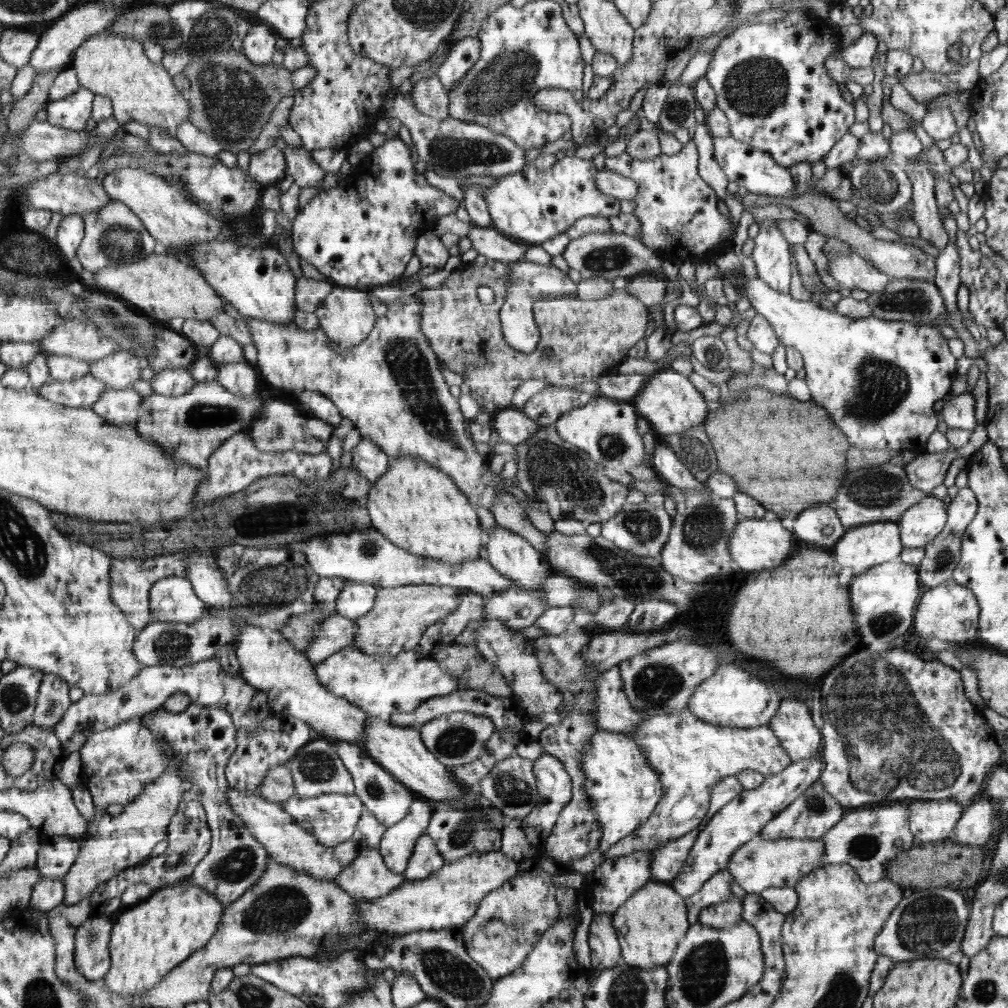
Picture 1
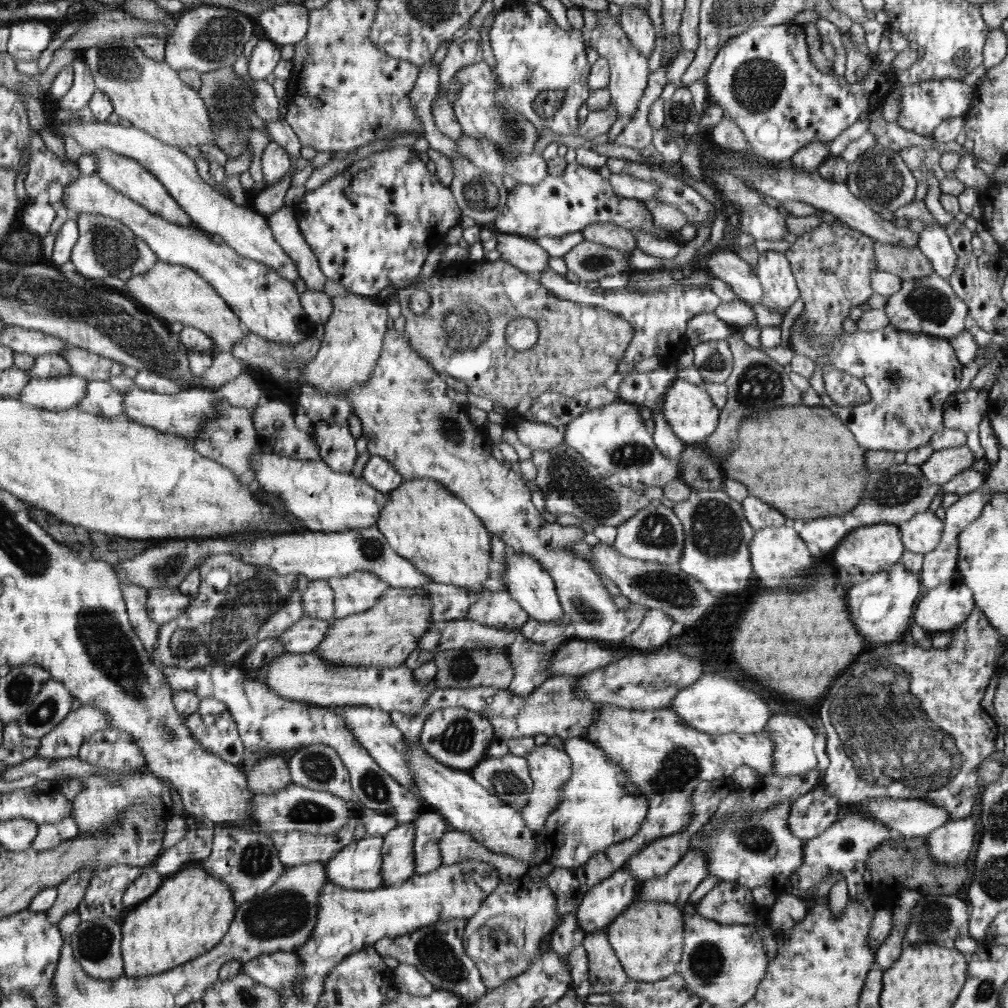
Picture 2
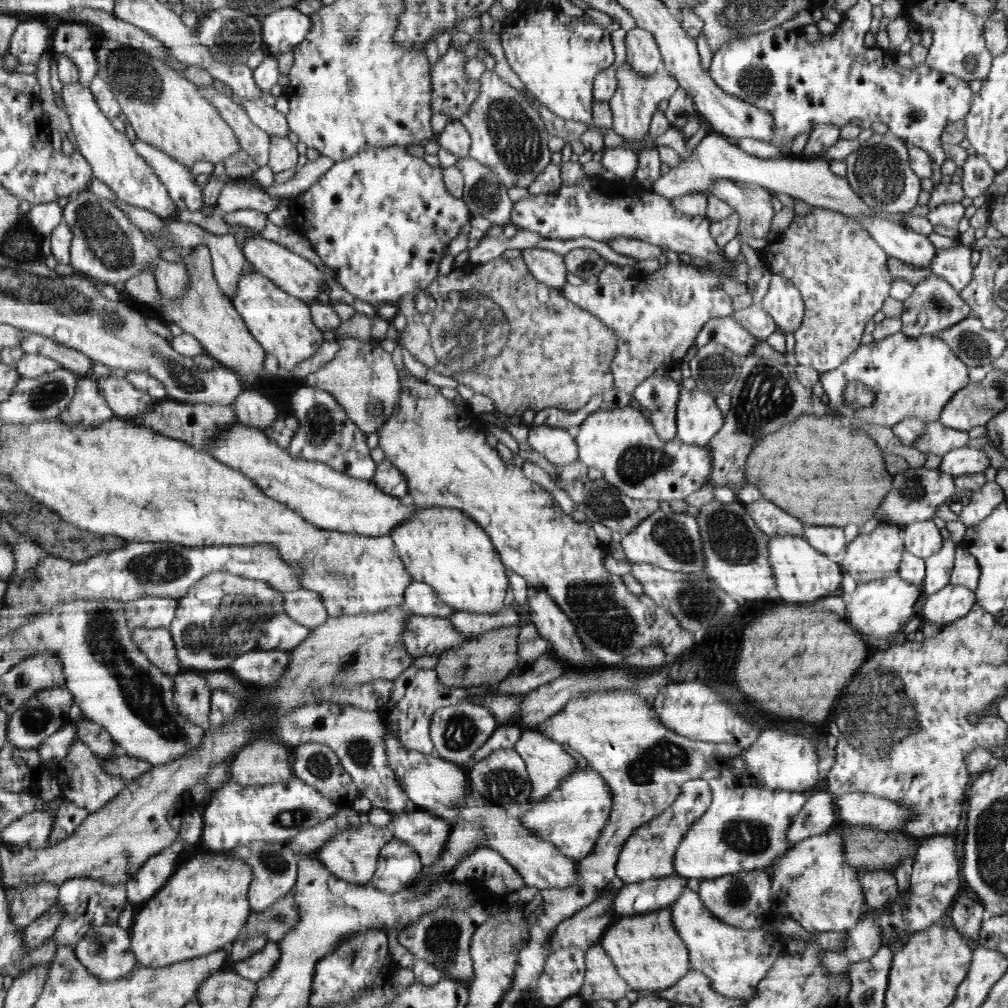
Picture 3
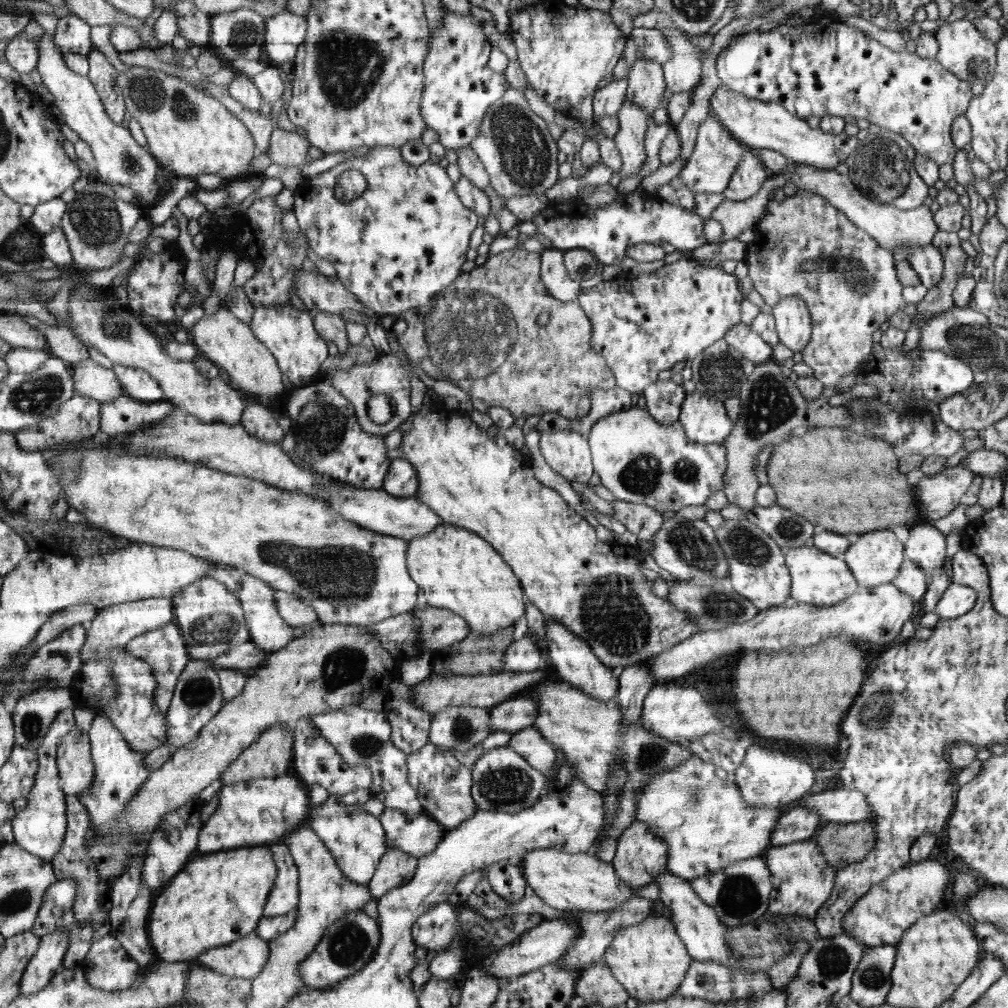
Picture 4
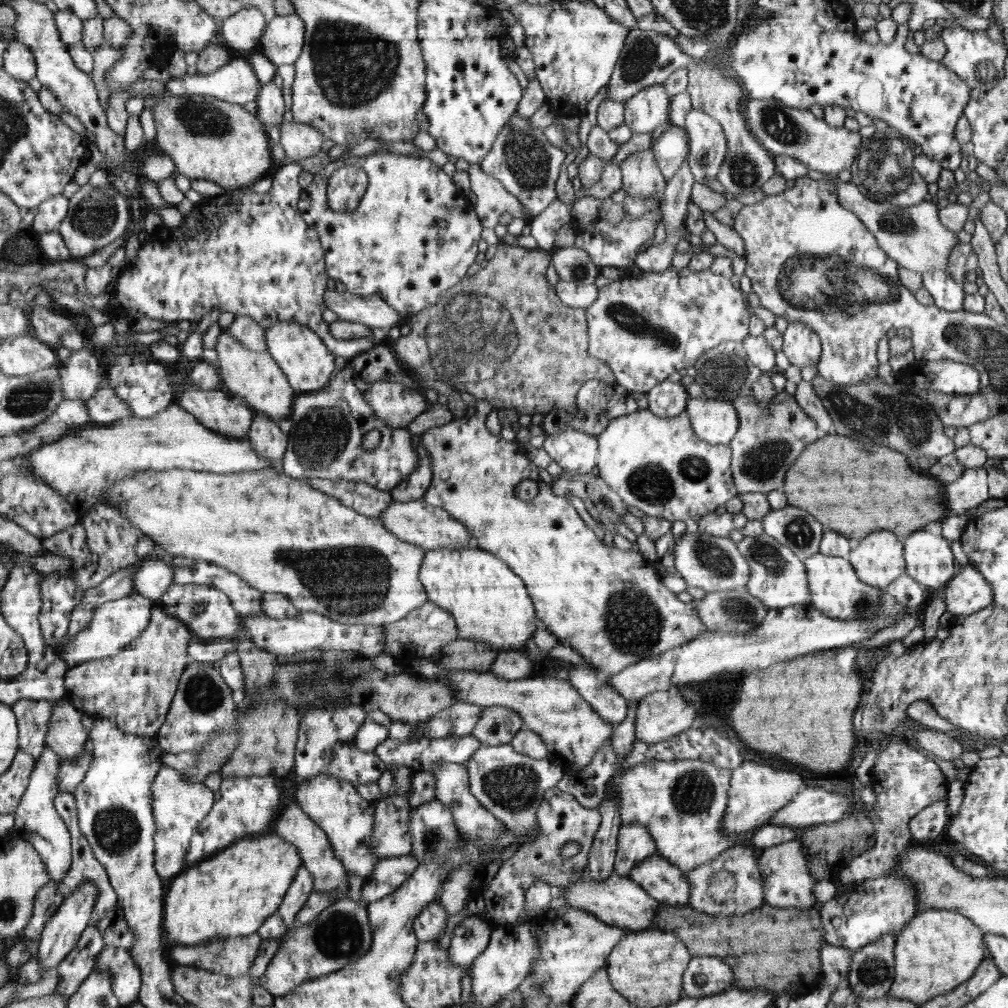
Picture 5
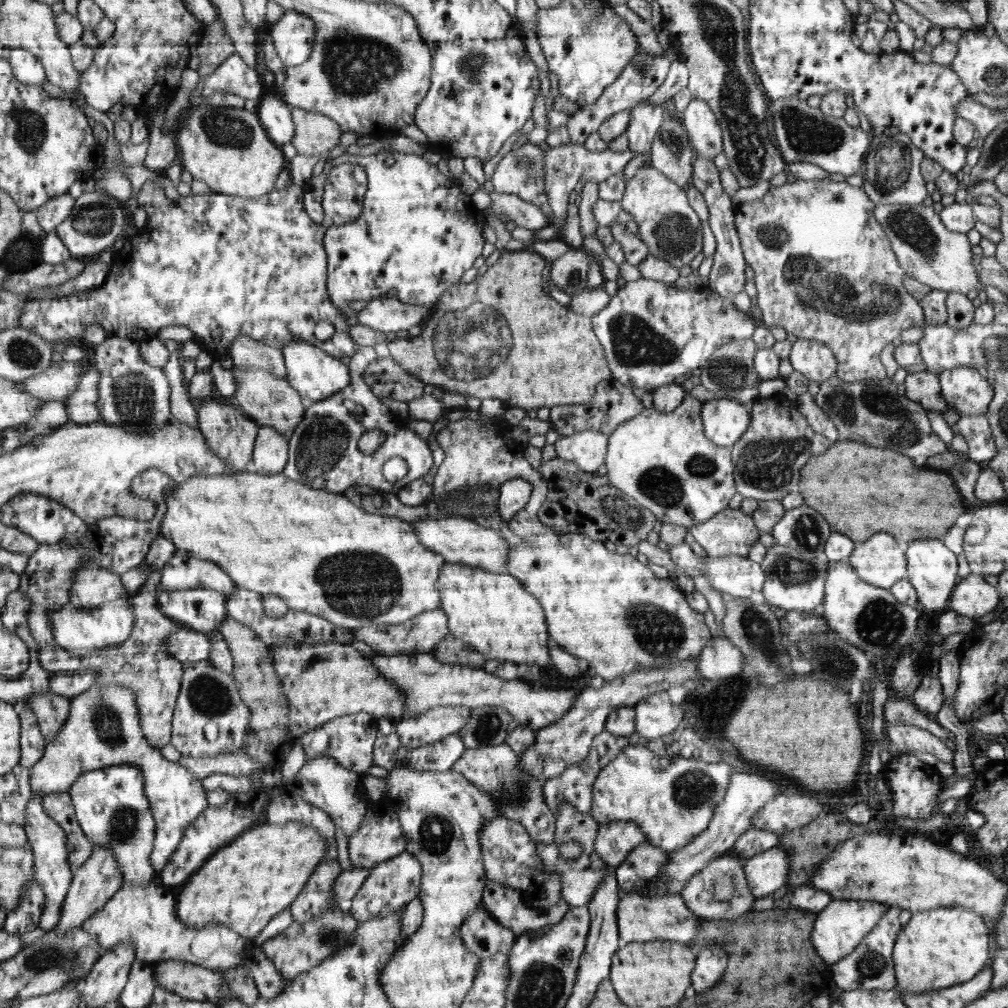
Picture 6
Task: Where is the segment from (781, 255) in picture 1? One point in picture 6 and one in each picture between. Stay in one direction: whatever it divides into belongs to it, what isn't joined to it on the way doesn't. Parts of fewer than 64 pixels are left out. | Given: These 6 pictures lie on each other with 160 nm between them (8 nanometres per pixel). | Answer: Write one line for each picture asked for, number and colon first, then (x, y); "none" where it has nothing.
2: (780, 288)
3: (783, 301)
4: (792, 319)
5: (802, 346)
6: (812, 358)

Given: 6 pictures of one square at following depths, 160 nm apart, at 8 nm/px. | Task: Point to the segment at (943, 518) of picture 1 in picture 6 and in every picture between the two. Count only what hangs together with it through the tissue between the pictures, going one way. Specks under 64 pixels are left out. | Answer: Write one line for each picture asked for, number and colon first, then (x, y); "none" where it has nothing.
2: (921, 534)
3: (922, 539)
4: (926, 546)
5: (929, 560)
6: (932, 568)

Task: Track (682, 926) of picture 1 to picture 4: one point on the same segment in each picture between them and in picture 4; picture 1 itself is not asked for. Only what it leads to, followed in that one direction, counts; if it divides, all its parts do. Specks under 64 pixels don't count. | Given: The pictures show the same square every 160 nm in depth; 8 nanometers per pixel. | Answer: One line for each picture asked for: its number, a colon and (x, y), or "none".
2: (648, 938)
3: (649, 954)
4: (649, 959)

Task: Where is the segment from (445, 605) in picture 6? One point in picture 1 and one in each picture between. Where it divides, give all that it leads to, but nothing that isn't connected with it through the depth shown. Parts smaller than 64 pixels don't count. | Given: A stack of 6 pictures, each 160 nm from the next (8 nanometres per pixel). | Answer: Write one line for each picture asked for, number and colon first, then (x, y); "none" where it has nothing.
1: (419, 509)
2: (438, 533)
3: (443, 547)
4: (456, 569)
5: (490, 603)

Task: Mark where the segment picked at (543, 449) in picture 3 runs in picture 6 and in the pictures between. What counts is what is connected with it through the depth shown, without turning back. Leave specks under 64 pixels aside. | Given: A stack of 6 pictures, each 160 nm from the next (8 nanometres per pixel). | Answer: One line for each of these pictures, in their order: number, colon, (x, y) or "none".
4: (566, 452)
5: (576, 452)
6: (587, 450)

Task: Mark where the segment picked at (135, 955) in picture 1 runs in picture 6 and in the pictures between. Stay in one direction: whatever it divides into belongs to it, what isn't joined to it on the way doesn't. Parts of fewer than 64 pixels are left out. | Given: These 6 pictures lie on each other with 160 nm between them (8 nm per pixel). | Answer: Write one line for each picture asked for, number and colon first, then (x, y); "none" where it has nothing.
2: (191, 913)
3: (203, 908)
4: (217, 899)
5: (232, 895)
6: (246, 885)

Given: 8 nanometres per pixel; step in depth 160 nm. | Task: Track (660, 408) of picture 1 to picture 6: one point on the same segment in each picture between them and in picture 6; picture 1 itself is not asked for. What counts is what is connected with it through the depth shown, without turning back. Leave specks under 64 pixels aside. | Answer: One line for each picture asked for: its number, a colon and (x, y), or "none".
2: (688, 408)
3: (698, 416)
4: (705, 419)
5: (715, 421)
6: (725, 420)

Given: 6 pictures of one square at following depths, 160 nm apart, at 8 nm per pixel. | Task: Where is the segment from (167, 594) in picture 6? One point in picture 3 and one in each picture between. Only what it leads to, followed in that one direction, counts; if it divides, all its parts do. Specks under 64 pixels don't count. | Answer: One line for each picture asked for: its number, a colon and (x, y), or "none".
3: (220, 618)
4: (210, 616)
5: (209, 614)

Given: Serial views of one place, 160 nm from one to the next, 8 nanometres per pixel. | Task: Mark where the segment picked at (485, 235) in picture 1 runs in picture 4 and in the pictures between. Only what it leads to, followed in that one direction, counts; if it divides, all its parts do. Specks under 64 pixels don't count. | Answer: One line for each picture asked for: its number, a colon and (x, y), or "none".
2: (526, 254)
3: (548, 267)
4: (554, 274)

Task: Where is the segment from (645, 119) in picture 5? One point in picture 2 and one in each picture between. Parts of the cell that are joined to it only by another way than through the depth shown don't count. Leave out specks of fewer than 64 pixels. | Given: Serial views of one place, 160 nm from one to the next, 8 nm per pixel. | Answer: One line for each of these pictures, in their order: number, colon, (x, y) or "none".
2: (635, 21)
3: (644, 56)
4: (646, 82)

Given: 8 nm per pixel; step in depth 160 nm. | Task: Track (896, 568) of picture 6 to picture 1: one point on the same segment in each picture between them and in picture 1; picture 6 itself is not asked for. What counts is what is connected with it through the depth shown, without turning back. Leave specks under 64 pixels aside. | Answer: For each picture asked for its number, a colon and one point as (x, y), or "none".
1: (861, 548)
2: (872, 548)
3: (872, 556)
4: (875, 559)
5: (878, 560)

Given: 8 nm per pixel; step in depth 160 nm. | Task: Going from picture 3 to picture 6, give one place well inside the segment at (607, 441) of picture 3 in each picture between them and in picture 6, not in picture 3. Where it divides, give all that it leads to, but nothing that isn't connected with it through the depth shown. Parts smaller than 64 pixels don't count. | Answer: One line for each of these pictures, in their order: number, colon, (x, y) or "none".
4: (639, 460)
5: (661, 466)
6: (664, 461)

